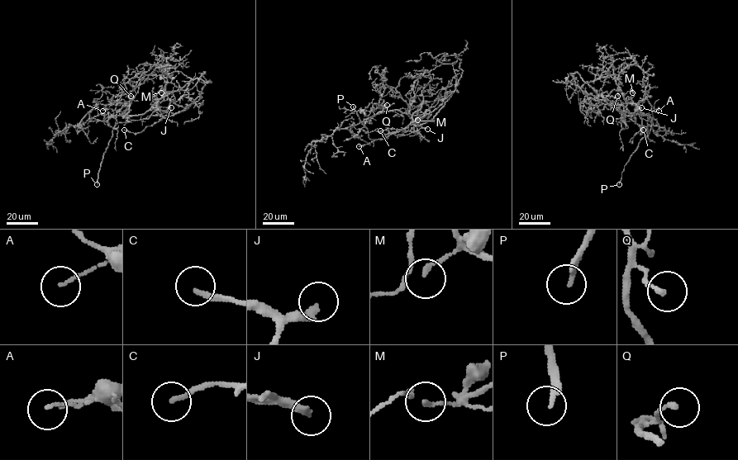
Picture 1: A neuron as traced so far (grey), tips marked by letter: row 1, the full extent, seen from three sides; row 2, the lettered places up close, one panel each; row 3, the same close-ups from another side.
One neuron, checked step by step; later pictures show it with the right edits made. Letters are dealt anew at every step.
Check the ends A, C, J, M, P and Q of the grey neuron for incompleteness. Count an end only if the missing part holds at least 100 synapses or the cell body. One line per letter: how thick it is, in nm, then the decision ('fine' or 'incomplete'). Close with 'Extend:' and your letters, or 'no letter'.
A: 110 nm | fine
C: 170 nm | fine
J: 280 nm | incomplete
M: 100 nm | fine
P: 190 nm | incomplete
Q: 170 nm | fine
Extend: J, P

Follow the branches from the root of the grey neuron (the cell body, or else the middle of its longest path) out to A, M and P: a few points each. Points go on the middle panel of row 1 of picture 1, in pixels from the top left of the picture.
A: (436, 115), (416, 125), (412, 115), (422, 103), (409, 131), (392, 132), (359, 146)
M: (436, 115), (416, 125), (412, 115), (419, 111), (426, 115), (417, 120)
P: (436, 115), (427, 121), (417, 125), (410, 125), (383, 139), (372, 139), (353, 106)

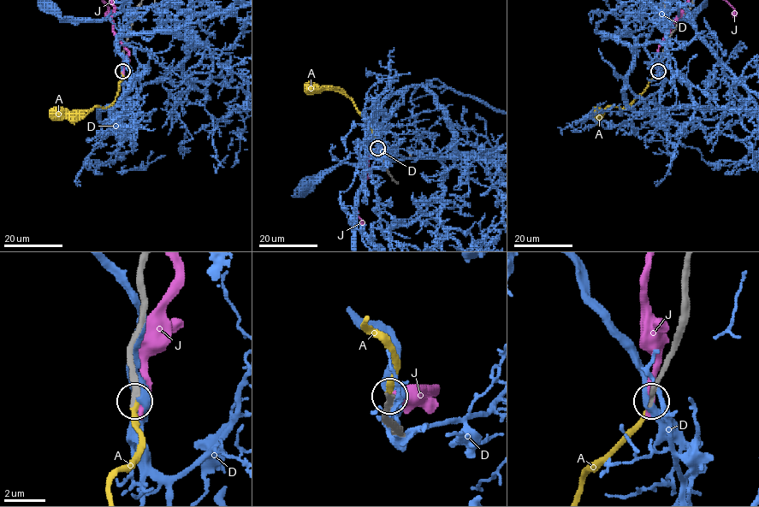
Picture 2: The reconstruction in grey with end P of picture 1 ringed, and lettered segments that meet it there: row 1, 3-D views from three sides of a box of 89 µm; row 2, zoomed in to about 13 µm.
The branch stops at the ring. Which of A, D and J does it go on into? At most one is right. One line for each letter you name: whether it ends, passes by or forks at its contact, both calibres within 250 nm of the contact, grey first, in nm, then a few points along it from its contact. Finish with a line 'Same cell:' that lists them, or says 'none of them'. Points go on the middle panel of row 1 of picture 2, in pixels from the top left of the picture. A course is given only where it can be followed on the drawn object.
A: it ends | 260/240 nm
Same cell: A

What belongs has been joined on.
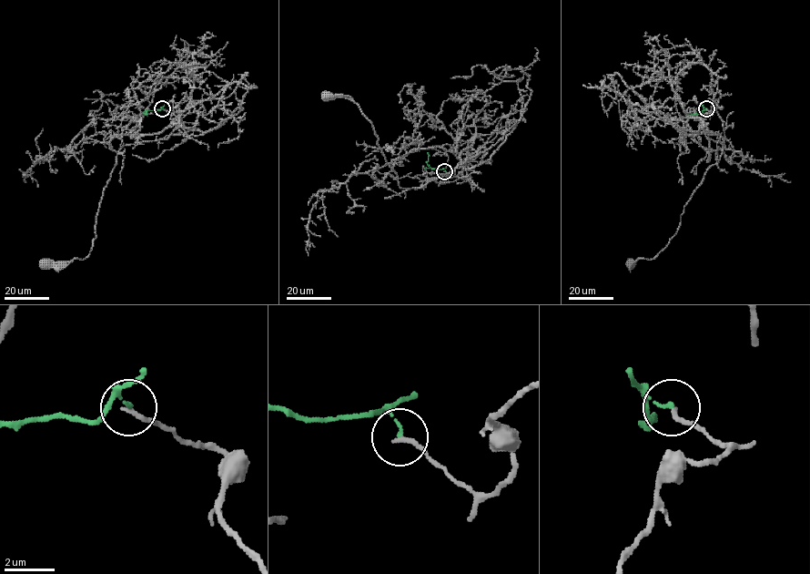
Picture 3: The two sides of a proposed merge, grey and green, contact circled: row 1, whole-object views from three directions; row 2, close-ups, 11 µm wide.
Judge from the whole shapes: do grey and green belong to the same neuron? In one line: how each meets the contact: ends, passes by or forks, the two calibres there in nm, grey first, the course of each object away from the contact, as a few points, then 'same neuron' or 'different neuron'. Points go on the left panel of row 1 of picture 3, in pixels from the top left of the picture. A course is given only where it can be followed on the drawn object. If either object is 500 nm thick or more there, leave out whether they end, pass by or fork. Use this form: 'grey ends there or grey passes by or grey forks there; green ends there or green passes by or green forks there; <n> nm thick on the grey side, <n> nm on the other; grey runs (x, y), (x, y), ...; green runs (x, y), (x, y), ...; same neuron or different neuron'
grey ends there; green ends there; 190 nm thick on the grey side, 130 nm on the other; grey runs (162, 108), (202, 135), (239, 111), (247, 75), (218, 128), (179, 124), (122, 147), (90, 253), (45, 262); green runs (162, 108), (148, 110), (145, 115); different neuron

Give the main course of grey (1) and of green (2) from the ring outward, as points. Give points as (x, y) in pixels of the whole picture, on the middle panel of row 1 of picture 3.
1: (444, 171), (521, 118), (526, 75), (530, 99), (494, 154), (420, 188), (399, 187), (356, 104), (327, 97)
2: (444, 171), (430, 169), (427, 163), (427, 152)

